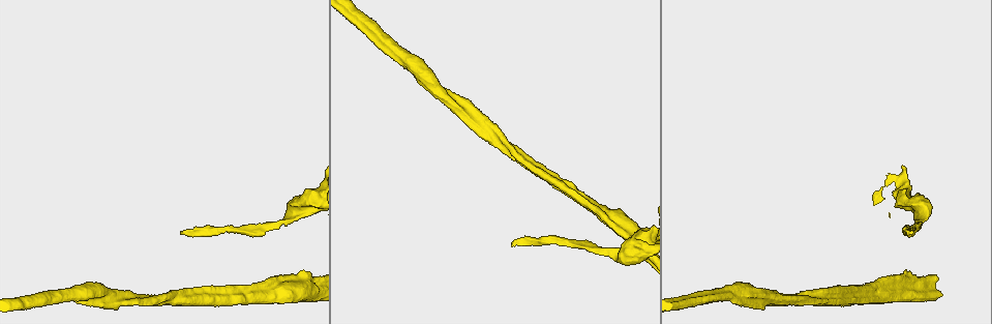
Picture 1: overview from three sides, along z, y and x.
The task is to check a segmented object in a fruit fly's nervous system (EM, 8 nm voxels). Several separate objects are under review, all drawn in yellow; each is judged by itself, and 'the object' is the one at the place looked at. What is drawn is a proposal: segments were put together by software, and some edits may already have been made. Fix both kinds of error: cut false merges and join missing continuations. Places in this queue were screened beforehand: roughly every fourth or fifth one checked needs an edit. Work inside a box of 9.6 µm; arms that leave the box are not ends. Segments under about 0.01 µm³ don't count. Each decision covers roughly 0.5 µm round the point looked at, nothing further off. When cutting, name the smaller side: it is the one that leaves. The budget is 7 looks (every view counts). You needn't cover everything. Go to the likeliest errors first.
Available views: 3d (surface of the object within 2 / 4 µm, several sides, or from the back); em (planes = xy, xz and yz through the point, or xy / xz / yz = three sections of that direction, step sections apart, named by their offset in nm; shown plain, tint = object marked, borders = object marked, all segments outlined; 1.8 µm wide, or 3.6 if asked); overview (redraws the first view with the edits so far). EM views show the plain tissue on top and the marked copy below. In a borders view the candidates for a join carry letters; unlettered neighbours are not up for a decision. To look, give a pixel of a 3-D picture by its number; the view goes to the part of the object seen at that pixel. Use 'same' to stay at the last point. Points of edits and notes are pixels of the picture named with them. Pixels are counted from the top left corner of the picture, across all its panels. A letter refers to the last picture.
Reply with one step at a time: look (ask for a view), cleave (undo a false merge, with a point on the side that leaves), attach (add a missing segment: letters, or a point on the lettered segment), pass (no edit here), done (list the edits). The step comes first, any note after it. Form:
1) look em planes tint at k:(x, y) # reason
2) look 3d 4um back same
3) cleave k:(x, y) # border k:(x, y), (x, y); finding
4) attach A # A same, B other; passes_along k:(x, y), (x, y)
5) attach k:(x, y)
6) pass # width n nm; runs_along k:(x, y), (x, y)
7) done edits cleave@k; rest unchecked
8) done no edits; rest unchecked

look em 3.6um yz step 8 tint at 1:(183, 230) # branch stops here

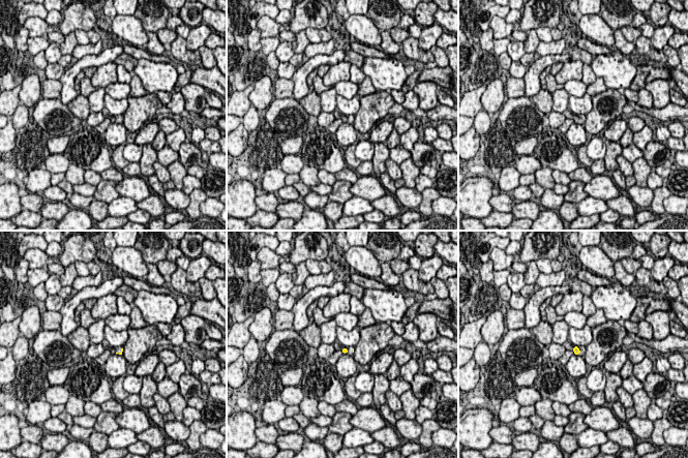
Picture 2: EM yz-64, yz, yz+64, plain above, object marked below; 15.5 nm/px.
look em 3.6um xz step 4 tint same # cut it another way

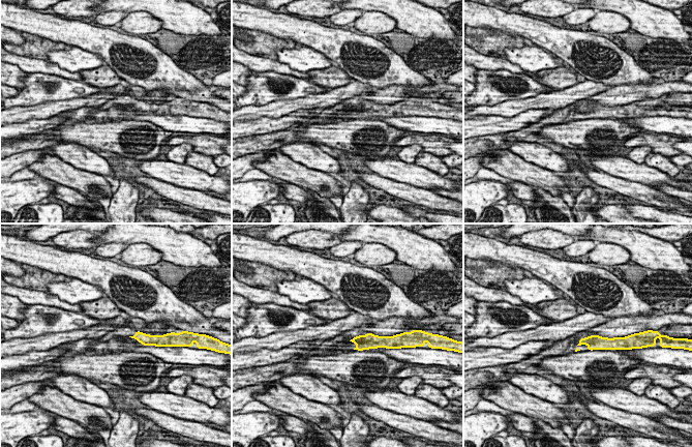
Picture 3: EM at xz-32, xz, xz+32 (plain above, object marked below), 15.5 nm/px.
look em 3.6um xz step 4 borders same

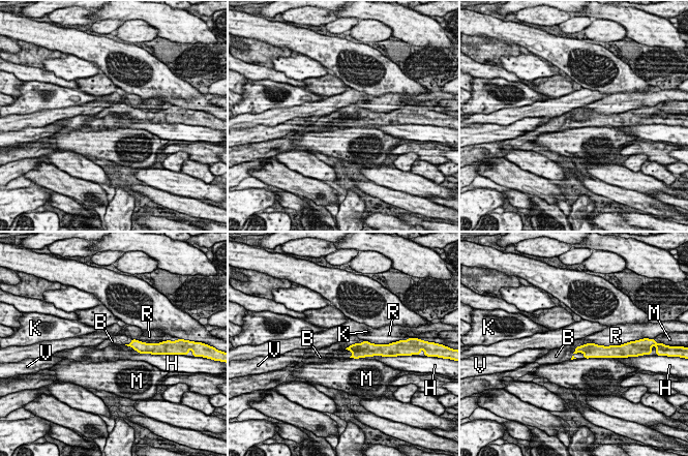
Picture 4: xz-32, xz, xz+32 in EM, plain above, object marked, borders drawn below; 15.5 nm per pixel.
attach B # B same, H other, K other, M other, R other, V other; passes_along 4:(590, 350), (575, 351), (565, 353); it goes on there

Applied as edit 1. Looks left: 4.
look overview # see it whole again

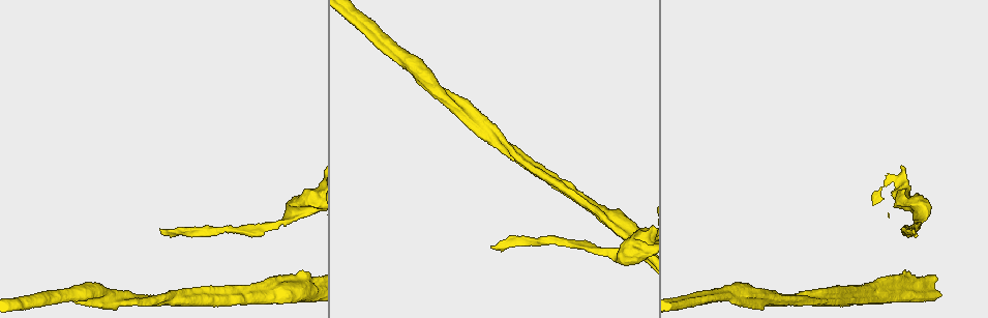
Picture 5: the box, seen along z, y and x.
look em 3.6um planes borders at 5:(639, 231) # an open end

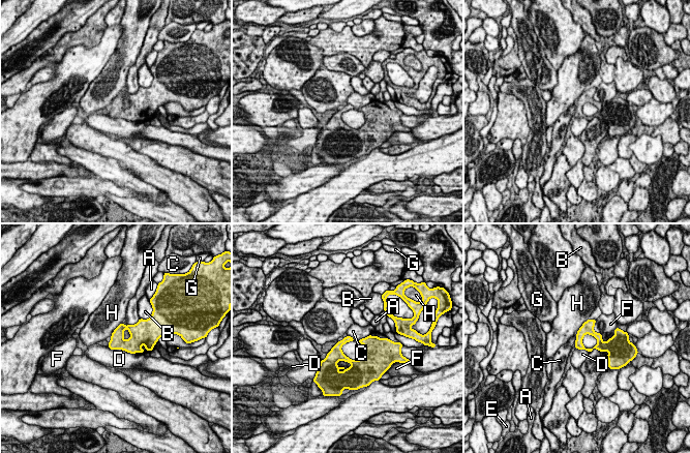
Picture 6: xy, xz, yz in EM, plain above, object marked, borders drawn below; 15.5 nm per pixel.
pass # A other, B other, C other, D other, E other, F other, G other, H other; runs_along 6:(378, 340), (361, 363), (327, 360); none of them fits

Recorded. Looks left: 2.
done edits attach@4; rest unchecked

